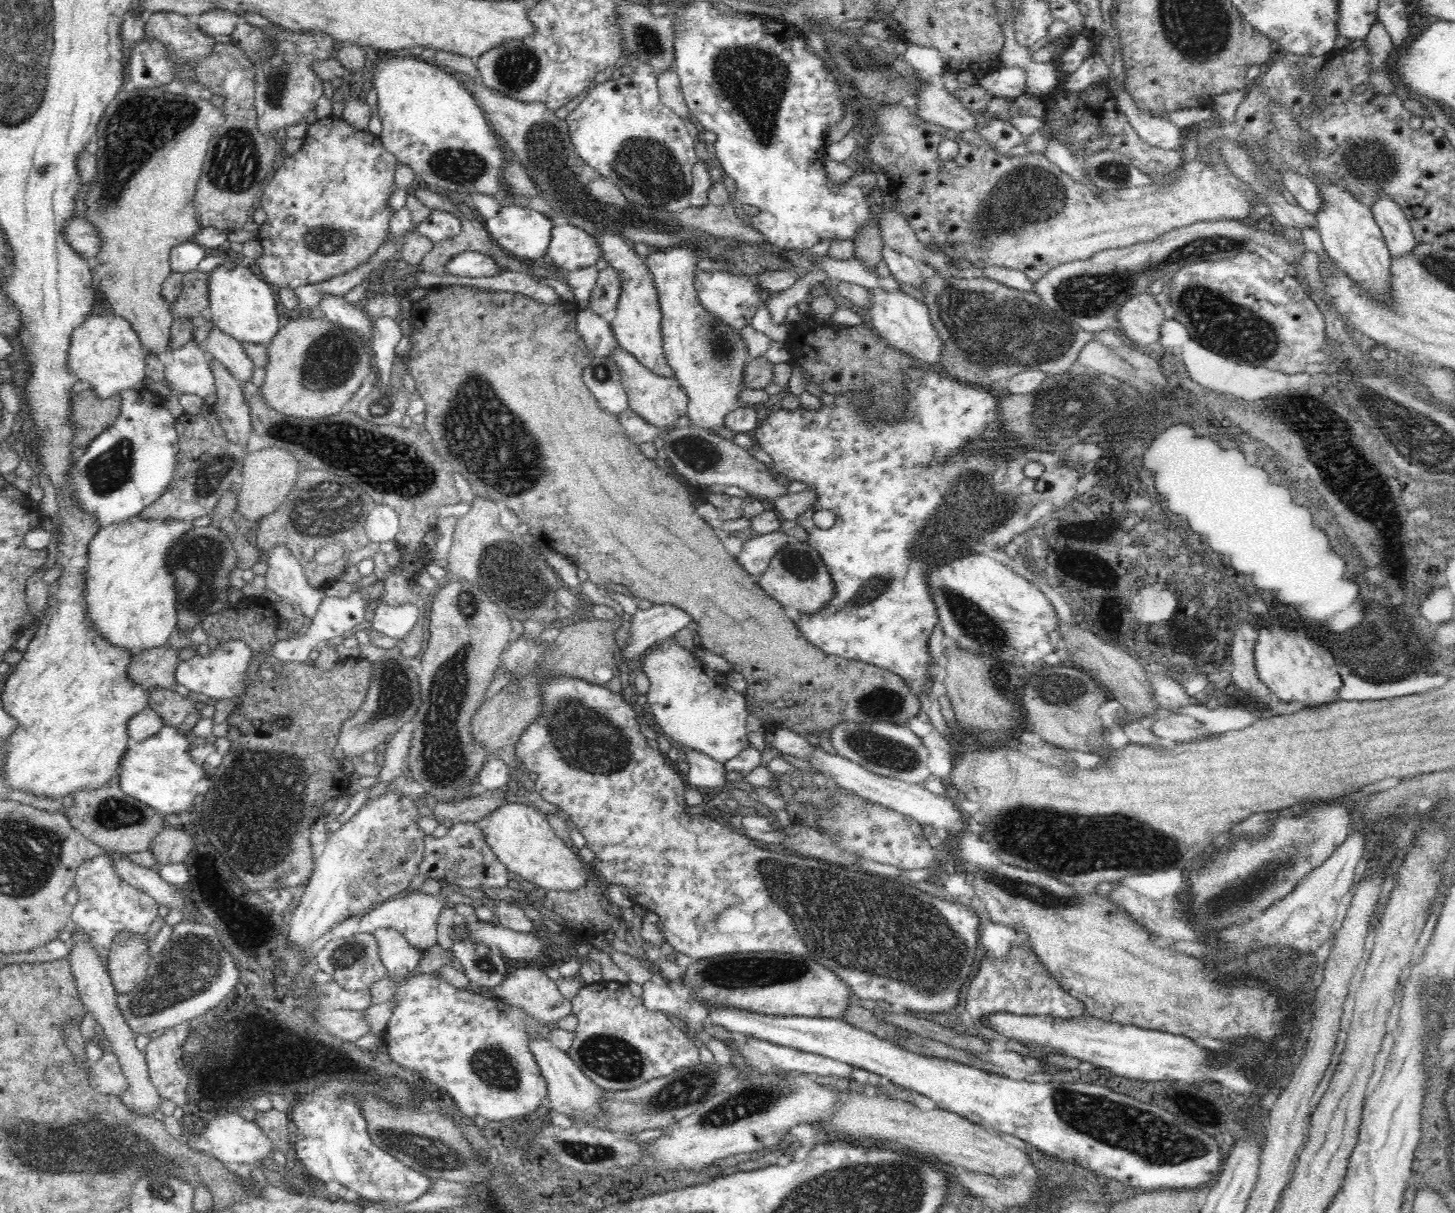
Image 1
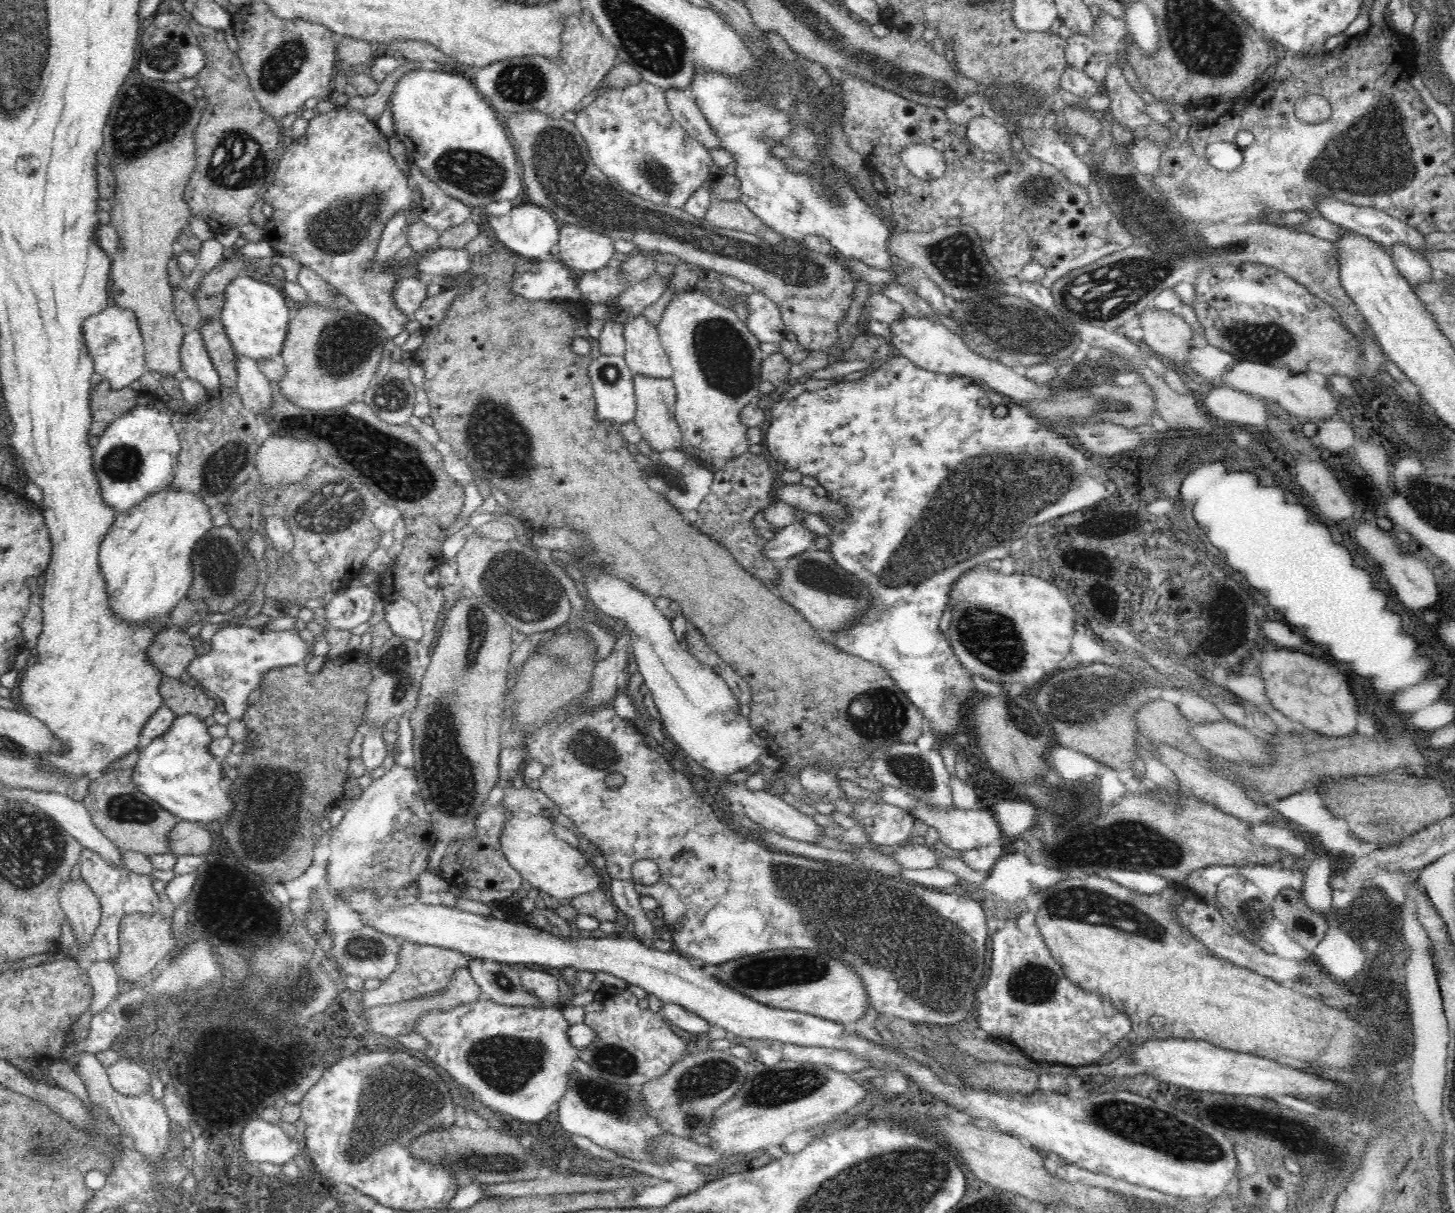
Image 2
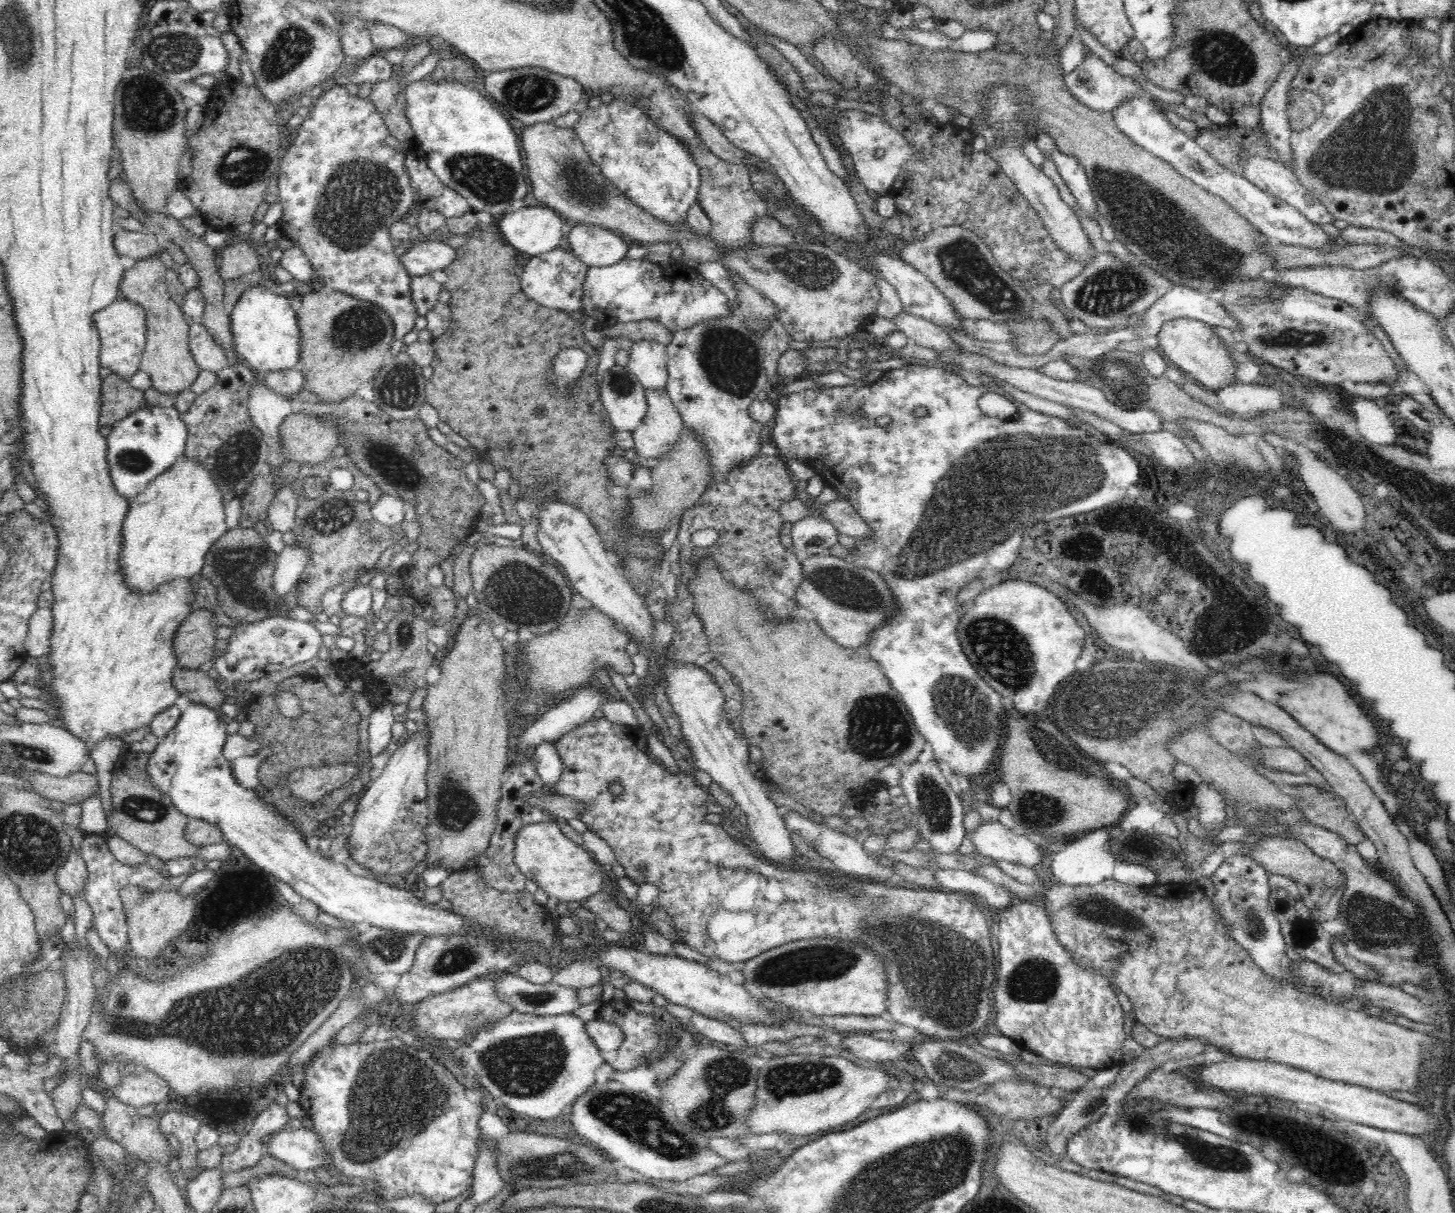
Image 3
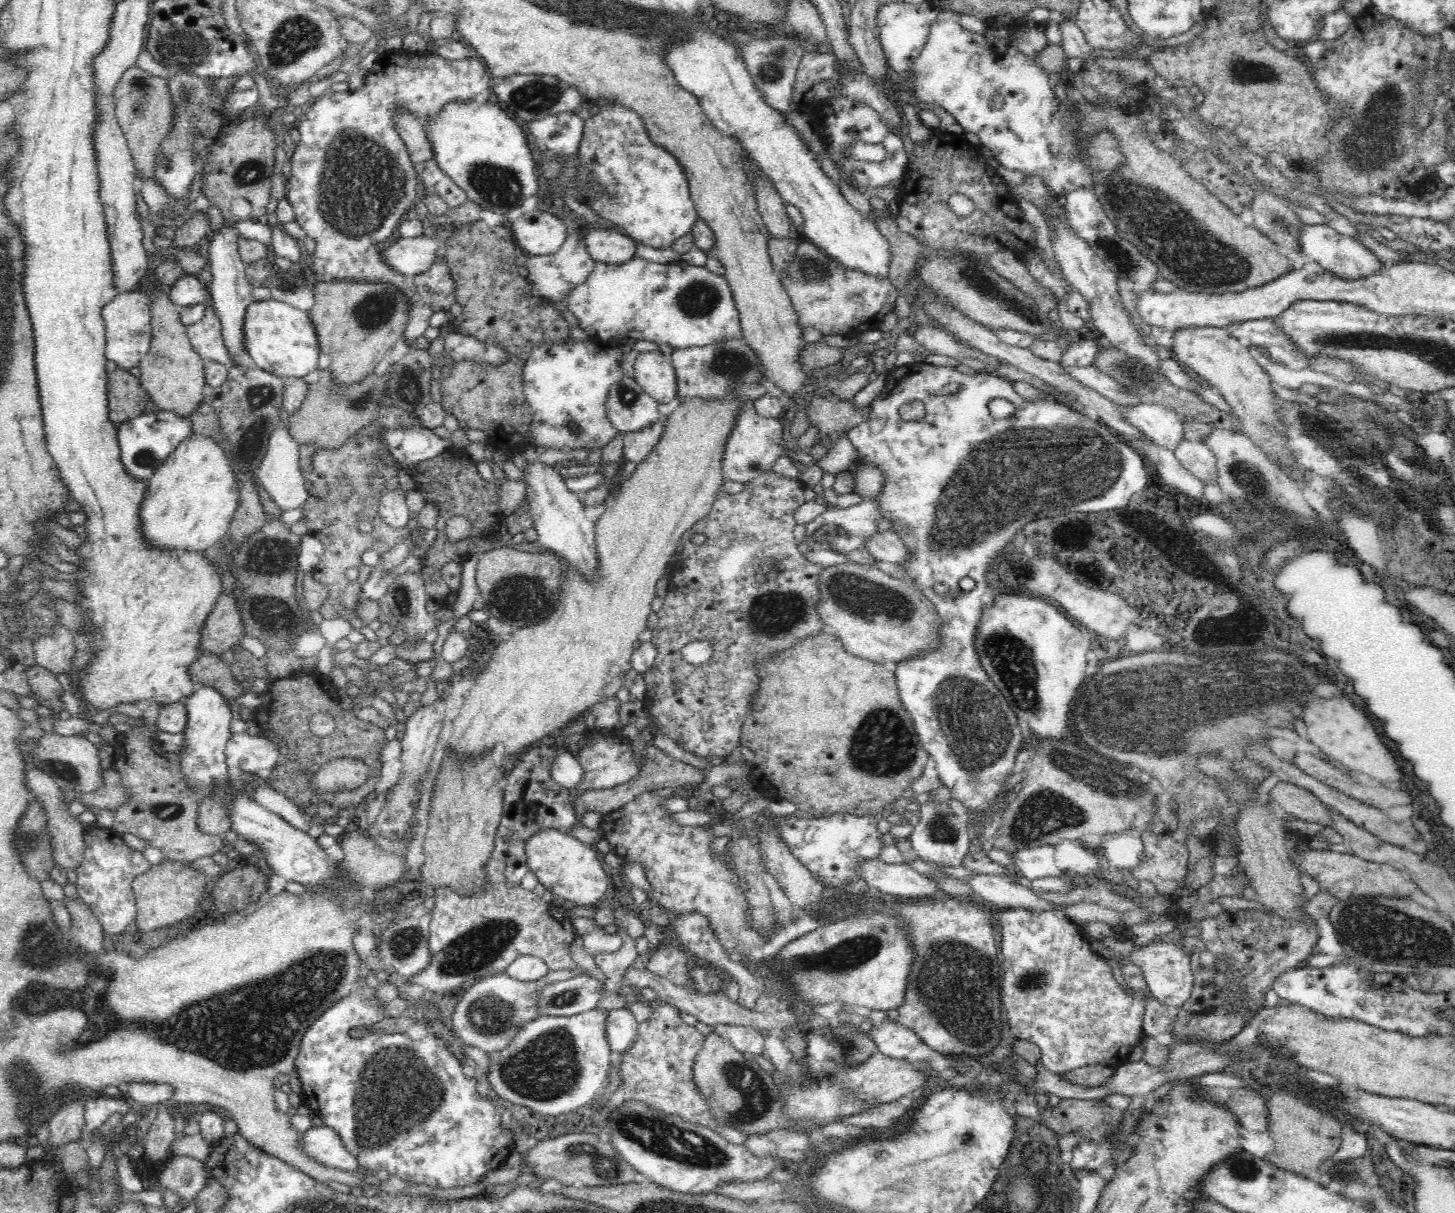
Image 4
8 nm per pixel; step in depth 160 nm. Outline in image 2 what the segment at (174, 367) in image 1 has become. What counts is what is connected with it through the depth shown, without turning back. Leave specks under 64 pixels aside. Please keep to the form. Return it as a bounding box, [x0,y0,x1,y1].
[180,328,220,392]

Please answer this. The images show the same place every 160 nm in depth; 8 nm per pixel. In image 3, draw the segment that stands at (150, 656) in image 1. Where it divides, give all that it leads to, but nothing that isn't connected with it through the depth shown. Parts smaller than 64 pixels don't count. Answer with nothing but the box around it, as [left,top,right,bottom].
[173,608,219,669]

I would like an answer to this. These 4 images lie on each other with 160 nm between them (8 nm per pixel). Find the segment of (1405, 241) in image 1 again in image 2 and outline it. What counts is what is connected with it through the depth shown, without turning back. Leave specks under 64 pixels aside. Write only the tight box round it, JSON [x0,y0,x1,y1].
[1391,243,1437,288]

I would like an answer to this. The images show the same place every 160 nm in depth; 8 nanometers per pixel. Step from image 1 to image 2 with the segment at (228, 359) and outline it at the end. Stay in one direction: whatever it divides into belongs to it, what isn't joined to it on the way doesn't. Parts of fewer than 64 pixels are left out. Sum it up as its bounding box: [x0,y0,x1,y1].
[236,353,274,418]

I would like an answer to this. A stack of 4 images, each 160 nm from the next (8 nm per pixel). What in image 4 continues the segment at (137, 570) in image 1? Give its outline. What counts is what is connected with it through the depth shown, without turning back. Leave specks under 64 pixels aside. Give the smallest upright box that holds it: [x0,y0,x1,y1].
[140,434,239,552]

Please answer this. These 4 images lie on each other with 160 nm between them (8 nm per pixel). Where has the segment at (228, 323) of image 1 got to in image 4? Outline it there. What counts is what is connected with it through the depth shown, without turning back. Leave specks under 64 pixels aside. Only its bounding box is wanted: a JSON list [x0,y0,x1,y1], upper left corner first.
[243,299,320,378]

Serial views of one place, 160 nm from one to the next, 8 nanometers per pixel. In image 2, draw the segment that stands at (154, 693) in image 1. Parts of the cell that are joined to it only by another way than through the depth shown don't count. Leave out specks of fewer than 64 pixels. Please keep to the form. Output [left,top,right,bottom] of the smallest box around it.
[159,676,216,720]

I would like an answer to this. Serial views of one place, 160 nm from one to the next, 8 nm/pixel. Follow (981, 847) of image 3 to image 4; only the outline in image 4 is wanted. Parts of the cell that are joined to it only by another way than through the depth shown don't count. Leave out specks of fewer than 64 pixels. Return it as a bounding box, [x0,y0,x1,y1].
[1011,845,1068,880]

